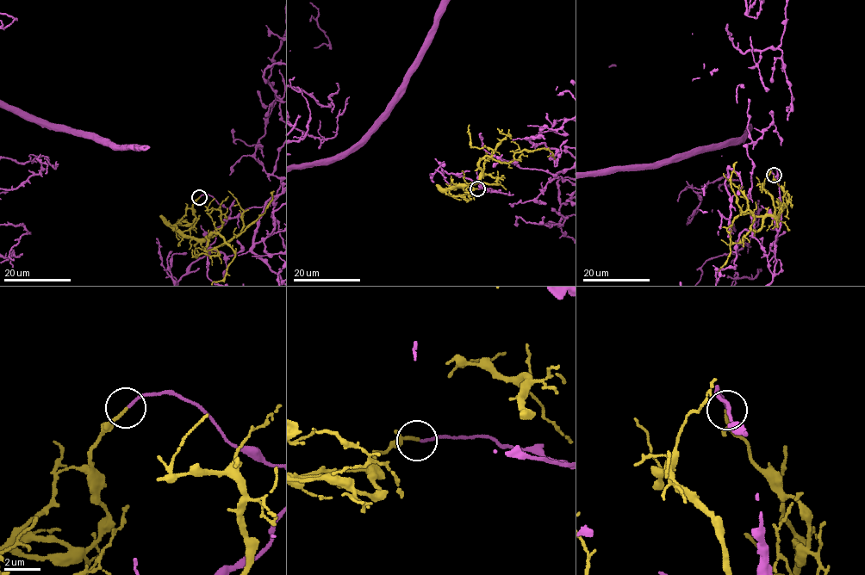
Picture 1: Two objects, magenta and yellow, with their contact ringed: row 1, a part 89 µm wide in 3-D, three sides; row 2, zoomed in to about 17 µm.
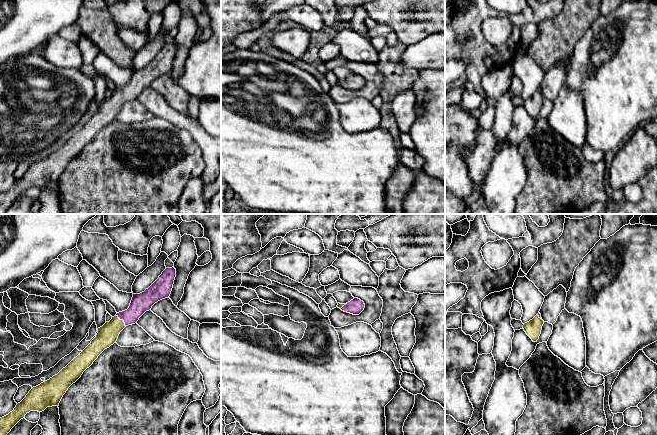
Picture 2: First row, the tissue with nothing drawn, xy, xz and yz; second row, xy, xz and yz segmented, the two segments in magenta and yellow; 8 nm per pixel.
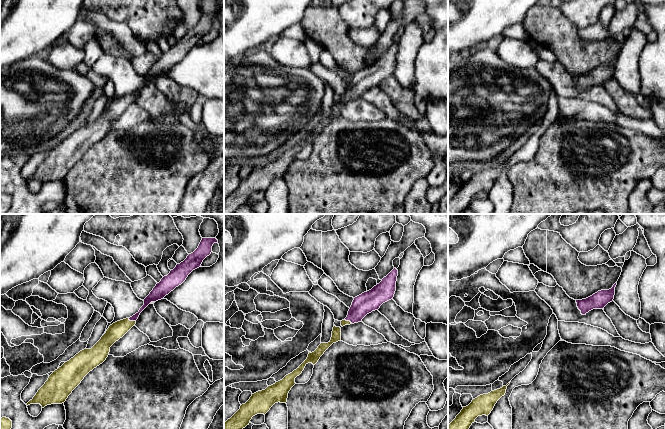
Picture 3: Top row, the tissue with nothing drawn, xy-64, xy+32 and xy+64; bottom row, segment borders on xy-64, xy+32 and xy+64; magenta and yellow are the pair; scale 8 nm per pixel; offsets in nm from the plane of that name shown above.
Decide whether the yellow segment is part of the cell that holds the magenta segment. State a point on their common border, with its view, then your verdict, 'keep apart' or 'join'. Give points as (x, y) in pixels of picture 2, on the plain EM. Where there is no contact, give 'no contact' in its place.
xy (122, 95) | keep apart

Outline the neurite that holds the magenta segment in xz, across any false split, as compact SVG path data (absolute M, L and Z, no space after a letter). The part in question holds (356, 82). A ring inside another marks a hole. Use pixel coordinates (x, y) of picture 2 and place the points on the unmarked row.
M354 74L346 81L344 81L341 86L353 91L359 91L365 84L365 80L358 74Z

